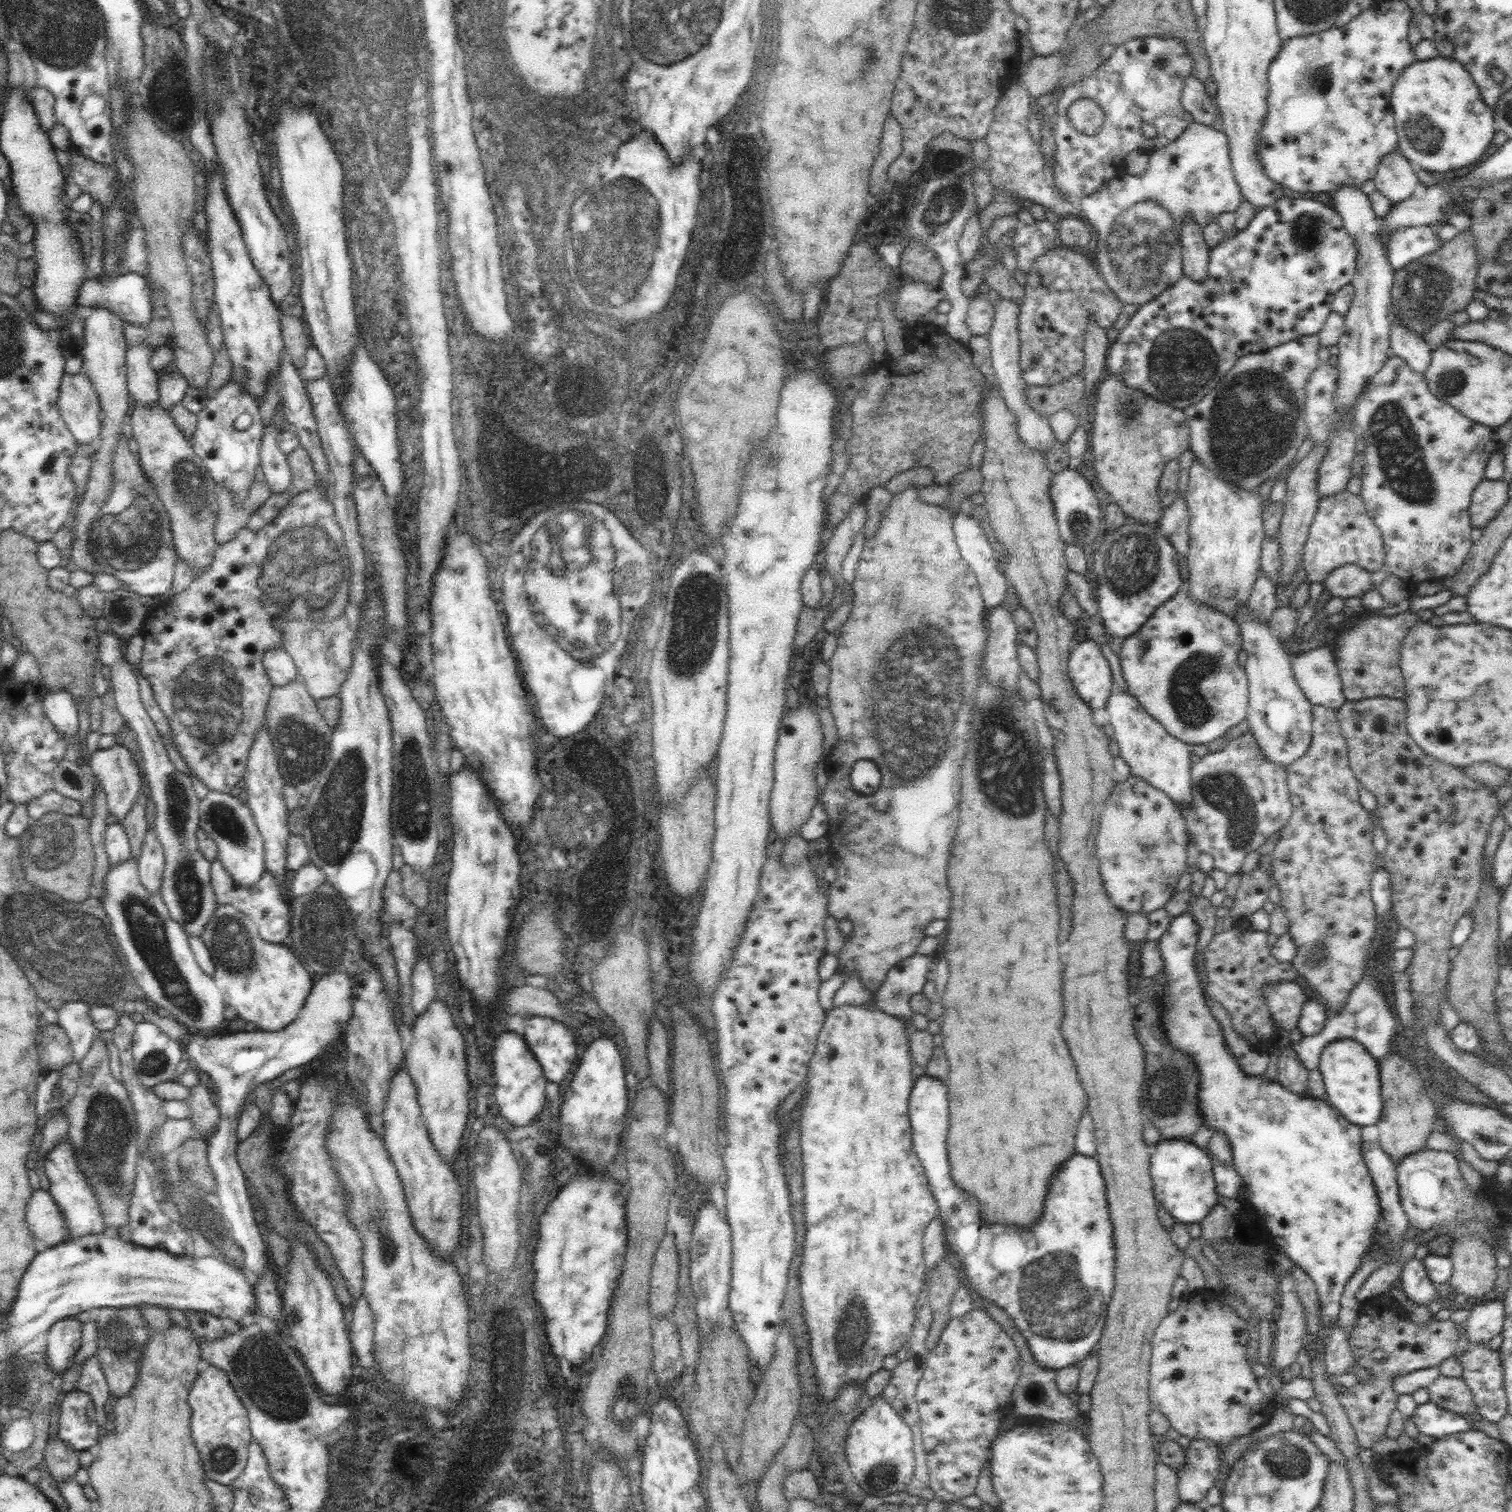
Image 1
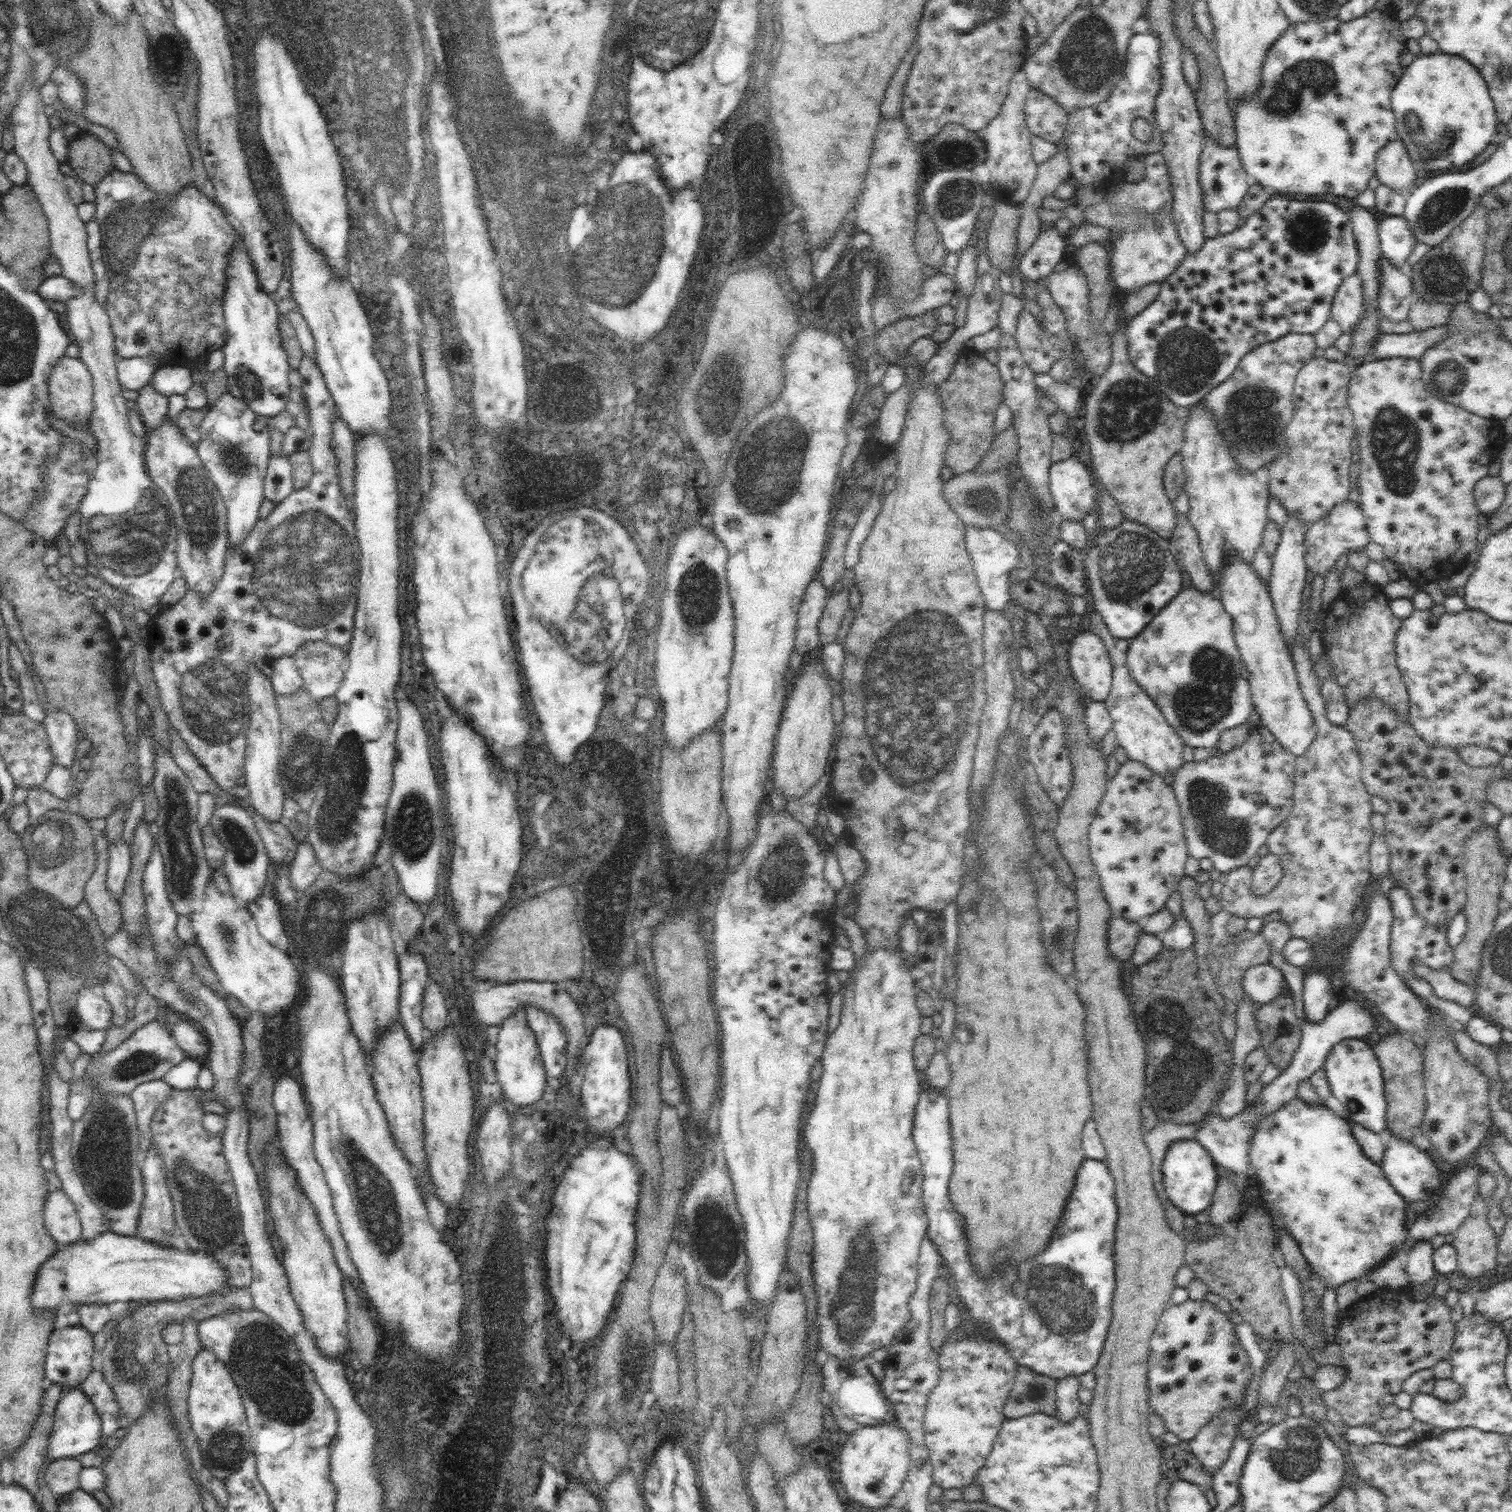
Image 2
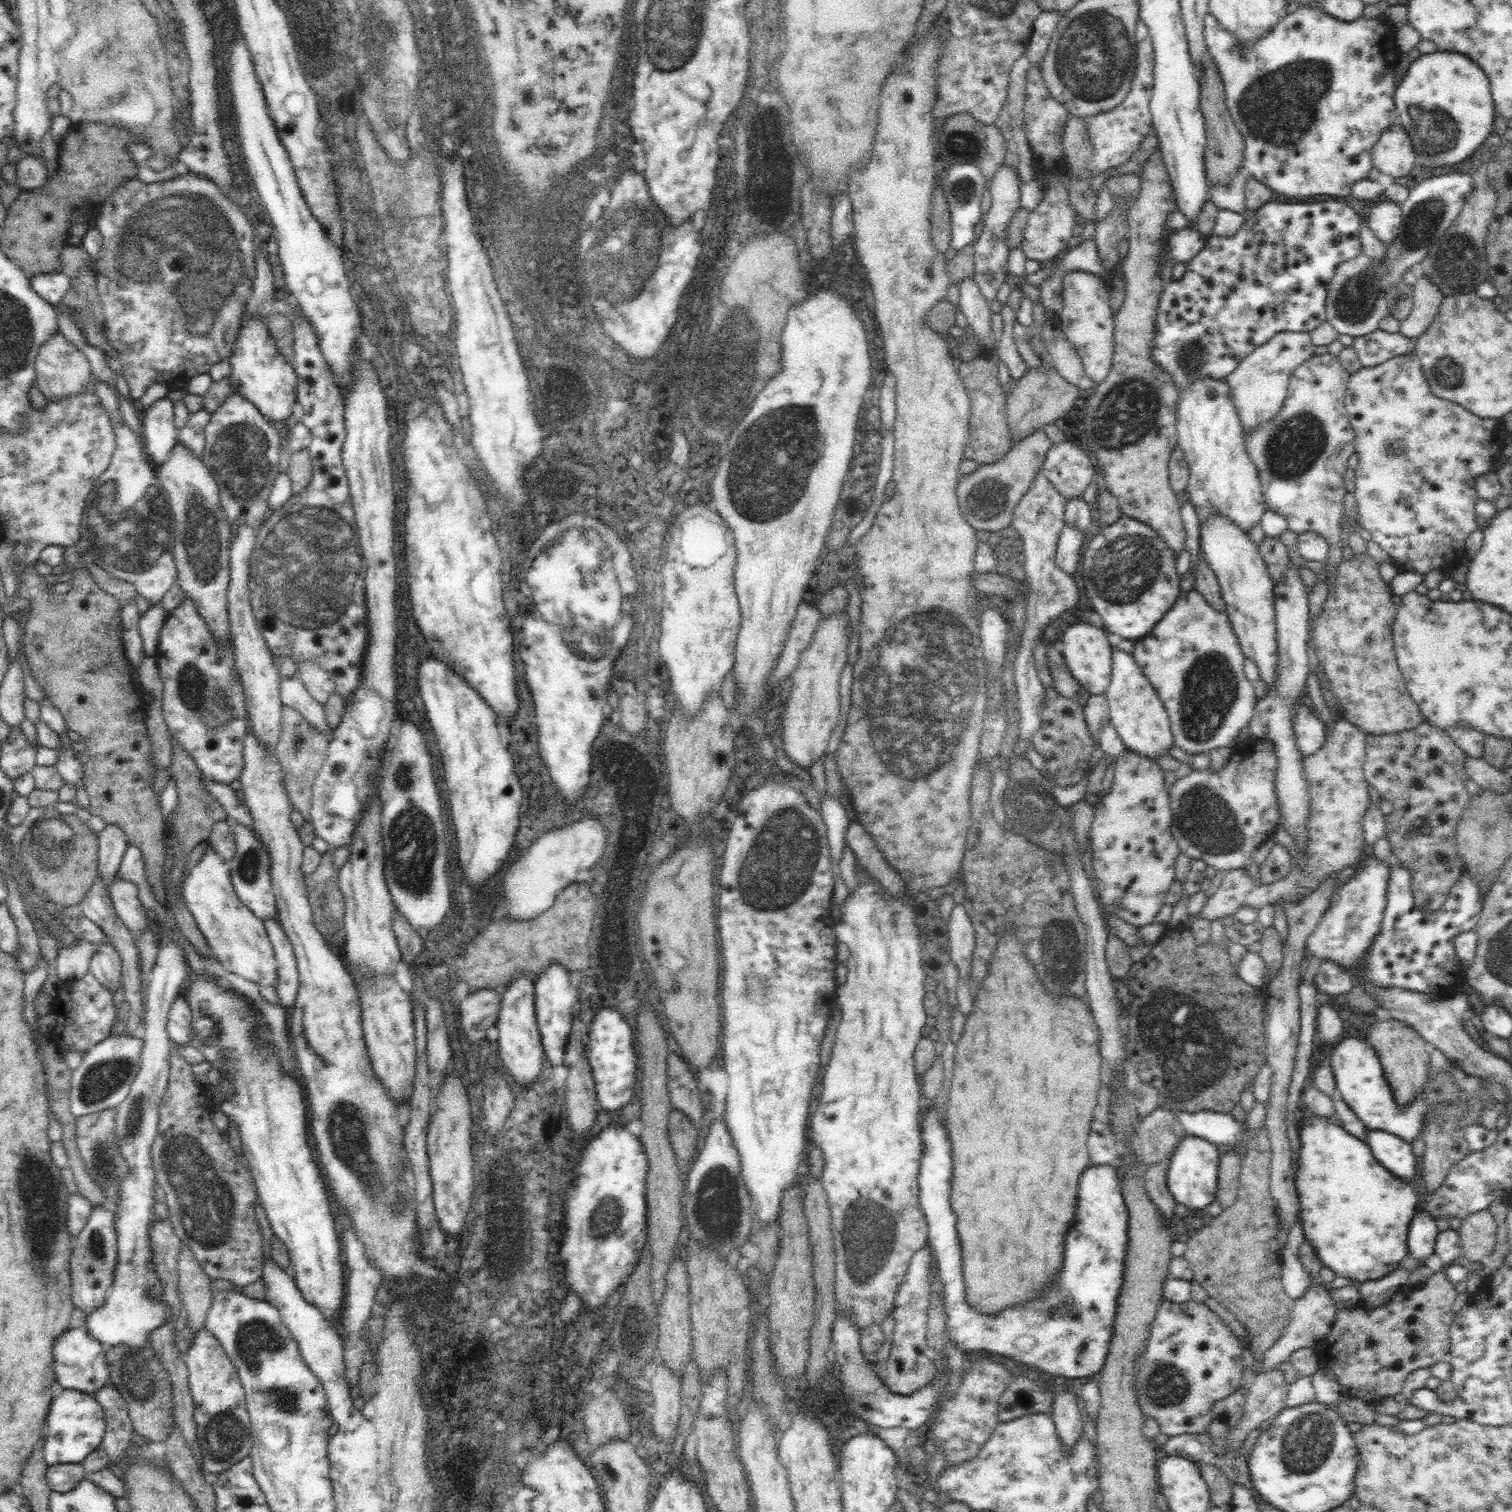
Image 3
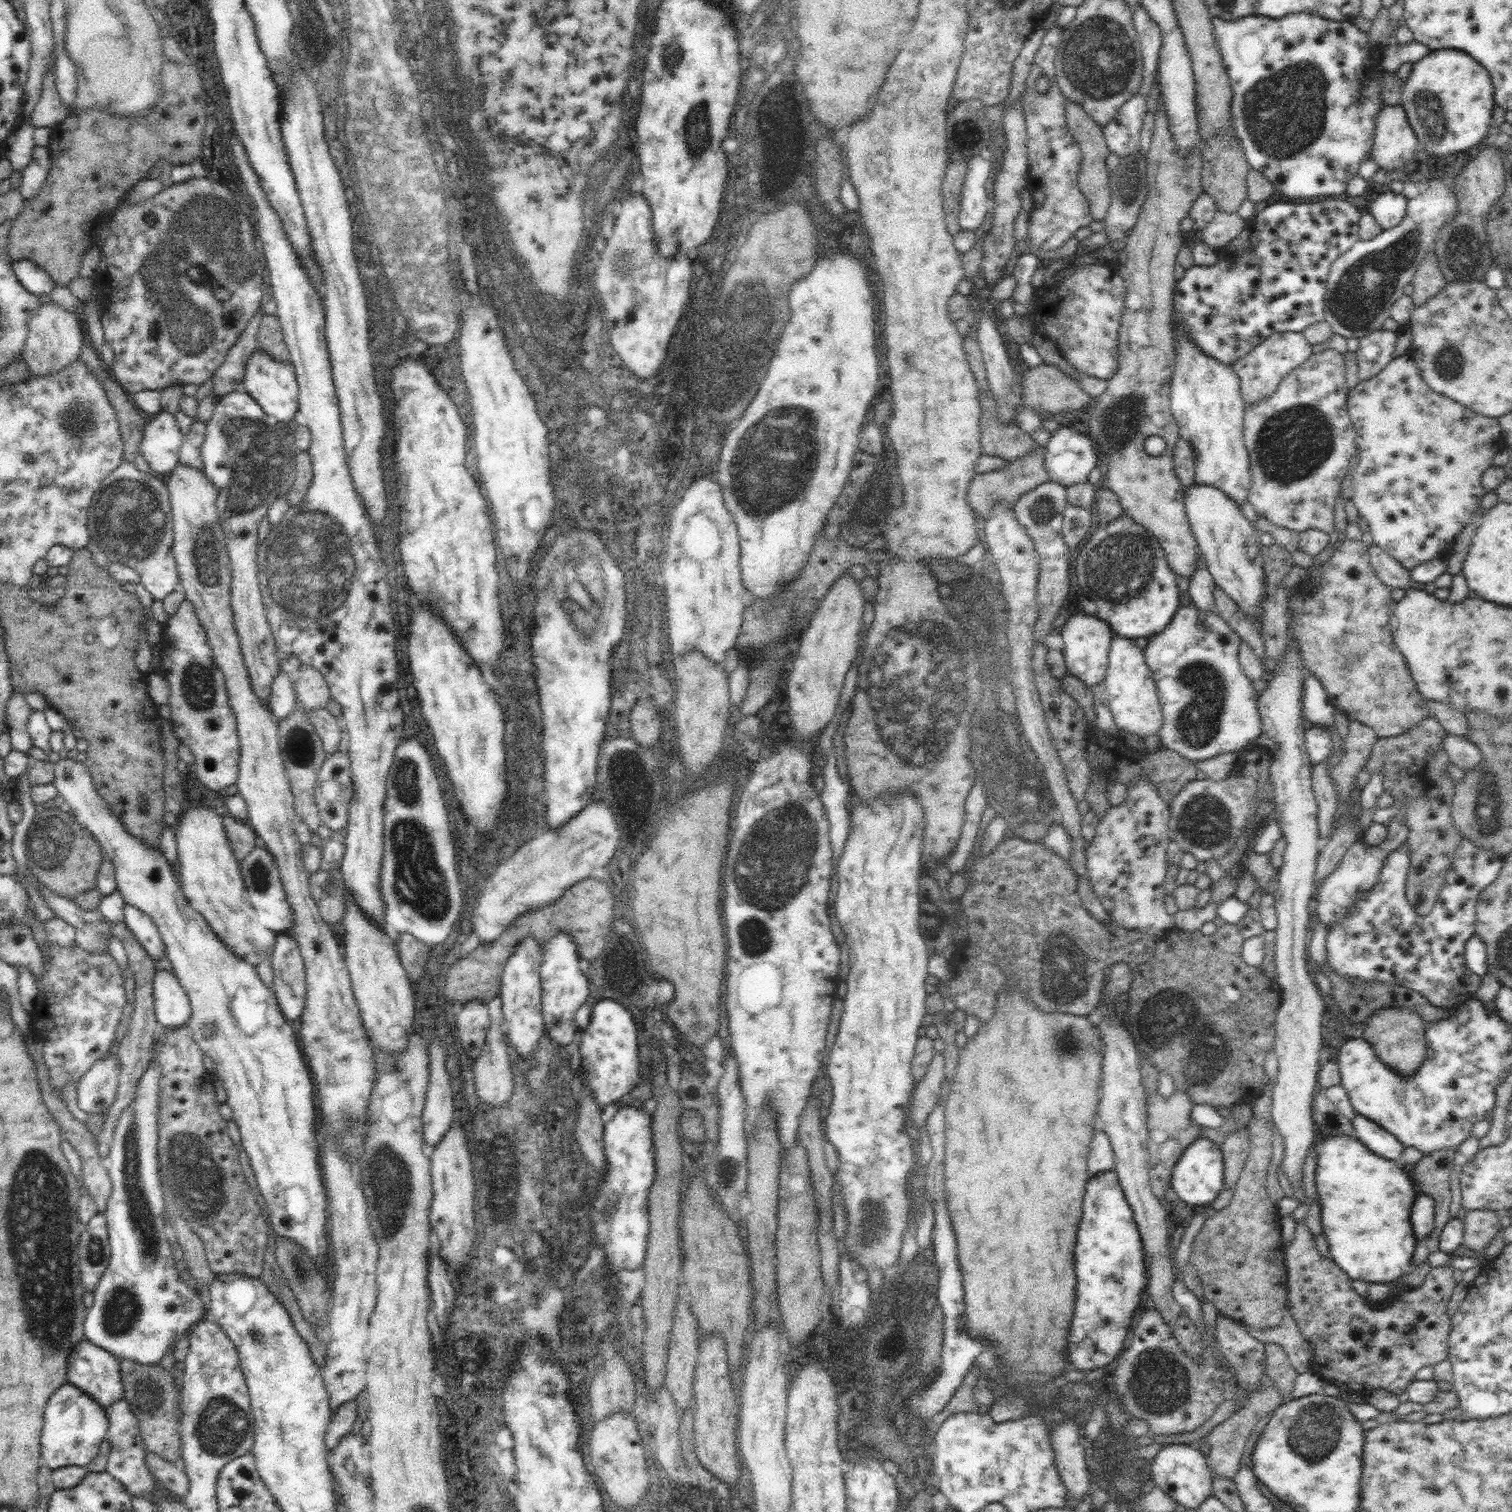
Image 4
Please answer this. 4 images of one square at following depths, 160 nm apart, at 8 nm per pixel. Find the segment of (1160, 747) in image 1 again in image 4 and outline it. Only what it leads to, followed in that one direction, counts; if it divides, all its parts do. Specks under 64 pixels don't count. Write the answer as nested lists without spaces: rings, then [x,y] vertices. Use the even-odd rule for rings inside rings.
[[[1113,635],[1113,639],[1109,648],[1109,663],[1107,666],[1107,673],[1102,684],[1104,690],[1108,695],[1108,706],[1114,716],[1114,722],[1119,730],[1139,737],[1147,737],[1157,735],[1162,727],[1163,712],[1160,706],[1158,689],[1149,666],[1145,663],[1144,653],[1132,639],[1122,637],[1120,635]]]

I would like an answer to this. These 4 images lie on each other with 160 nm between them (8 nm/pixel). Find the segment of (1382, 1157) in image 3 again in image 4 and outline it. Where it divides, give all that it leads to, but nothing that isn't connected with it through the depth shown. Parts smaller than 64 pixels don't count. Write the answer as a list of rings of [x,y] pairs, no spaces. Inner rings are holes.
[[[1357,1114],[1351,1123],[1354,1135],[1372,1152],[1402,1164],[1405,1146],[1393,1134],[1361,1114]]]

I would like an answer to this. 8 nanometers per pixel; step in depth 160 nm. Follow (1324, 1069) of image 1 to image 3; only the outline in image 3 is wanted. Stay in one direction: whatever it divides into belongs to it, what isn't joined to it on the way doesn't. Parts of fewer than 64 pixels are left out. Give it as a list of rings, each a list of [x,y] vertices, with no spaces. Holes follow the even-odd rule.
[[[1346,1038],[1339,1040],[1330,1052],[1333,1075],[1335,1076],[1335,1088],[1341,1092],[1342,1098],[1352,1109],[1352,1112],[1372,1130],[1382,1130],[1400,1137],[1406,1142],[1412,1142],[1416,1137],[1422,1137],[1425,1116],[1440,1101],[1445,1103],[1466,1104],[1466,1092],[1461,1090],[1454,1082],[1452,1073],[1444,1069],[1432,1070],[1429,1075],[1425,1092],[1406,1108],[1399,1108],[1394,1100],[1389,1082],[1383,1074],[1380,1059],[1374,1047],[1368,1040],[1358,1038]]]

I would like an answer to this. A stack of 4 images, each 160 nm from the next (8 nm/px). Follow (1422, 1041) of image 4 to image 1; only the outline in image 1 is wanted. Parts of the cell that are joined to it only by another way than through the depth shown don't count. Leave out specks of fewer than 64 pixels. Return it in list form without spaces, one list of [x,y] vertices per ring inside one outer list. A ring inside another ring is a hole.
[[[1391,1052],[1379,1062],[1383,1109],[1376,1123],[1379,1130],[1378,1143],[1396,1163],[1413,1152],[1426,1149],[1426,1140],[1439,1123],[1438,1105],[1427,1091],[1425,1072],[1418,1073],[1412,1061],[1397,1054],[1398,1052]]]

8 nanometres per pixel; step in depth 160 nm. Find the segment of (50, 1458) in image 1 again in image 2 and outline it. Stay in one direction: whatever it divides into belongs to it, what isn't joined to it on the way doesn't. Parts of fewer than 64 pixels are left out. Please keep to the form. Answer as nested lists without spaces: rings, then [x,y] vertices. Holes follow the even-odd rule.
[[[59,1458],[51,1461],[45,1479],[55,1495],[68,1494],[79,1487],[79,1474],[83,1469],[79,1458]]]

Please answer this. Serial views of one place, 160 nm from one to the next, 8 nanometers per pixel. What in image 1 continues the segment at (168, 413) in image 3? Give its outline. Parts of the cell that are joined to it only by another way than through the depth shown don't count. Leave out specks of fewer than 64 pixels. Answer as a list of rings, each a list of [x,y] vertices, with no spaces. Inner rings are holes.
[[[142,343],[127,347],[125,367],[127,371],[127,390],[132,400],[145,407],[159,400],[159,374],[152,370],[152,355],[156,348]]]

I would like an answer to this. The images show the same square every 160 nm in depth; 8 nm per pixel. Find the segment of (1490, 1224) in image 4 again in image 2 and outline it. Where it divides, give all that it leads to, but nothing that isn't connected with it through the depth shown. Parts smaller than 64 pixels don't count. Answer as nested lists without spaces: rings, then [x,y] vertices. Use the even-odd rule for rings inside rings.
[[[1476,1196],[1468,1218],[1454,1233],[1457,1269],[1468,1279],[1487,1275],[1497,1265],[1499,1238],[1488,1224],[1488,1204]]]

